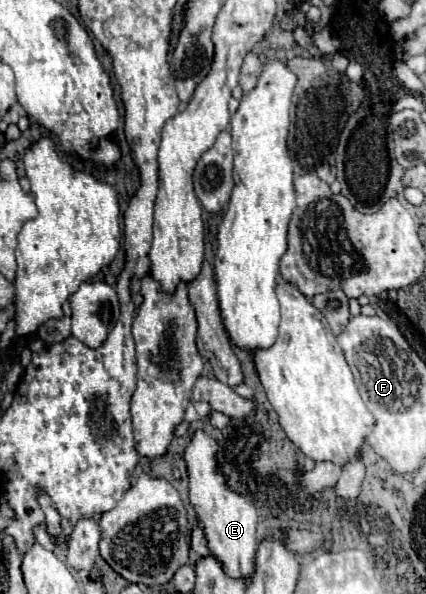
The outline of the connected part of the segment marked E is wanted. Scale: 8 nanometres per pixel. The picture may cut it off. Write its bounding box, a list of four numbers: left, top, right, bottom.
[184,430,258,578]

